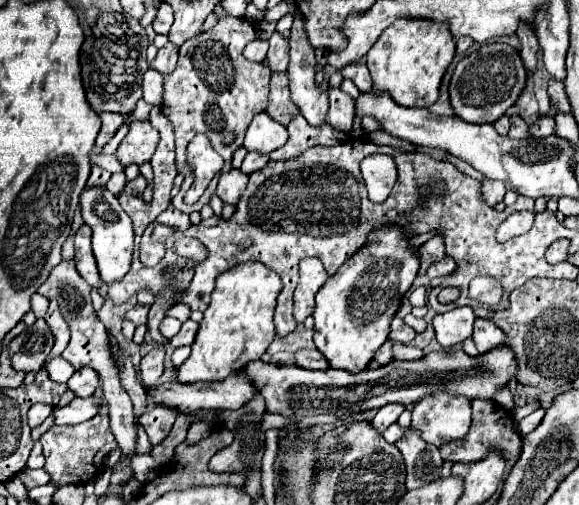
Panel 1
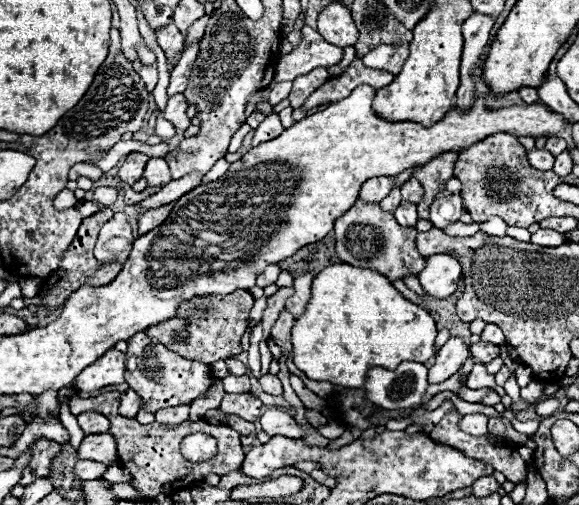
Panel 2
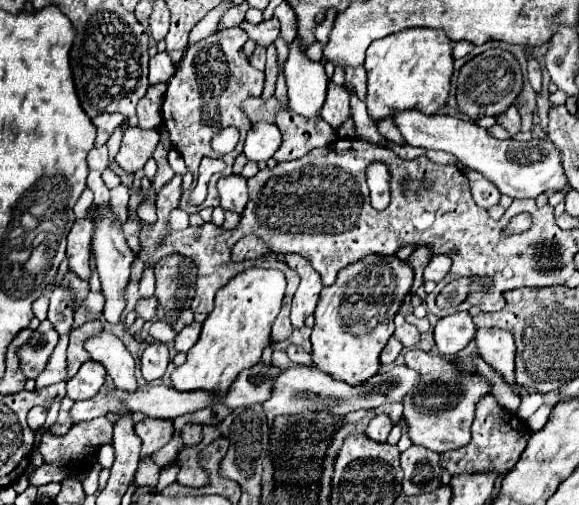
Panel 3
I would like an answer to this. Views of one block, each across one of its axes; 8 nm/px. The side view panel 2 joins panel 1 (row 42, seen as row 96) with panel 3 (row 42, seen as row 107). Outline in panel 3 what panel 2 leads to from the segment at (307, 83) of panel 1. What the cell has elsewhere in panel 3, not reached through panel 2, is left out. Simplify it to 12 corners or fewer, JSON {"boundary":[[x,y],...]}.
{"boundary":[[292,42],[284,76],[290,110],[318,118],[328,78]]}

